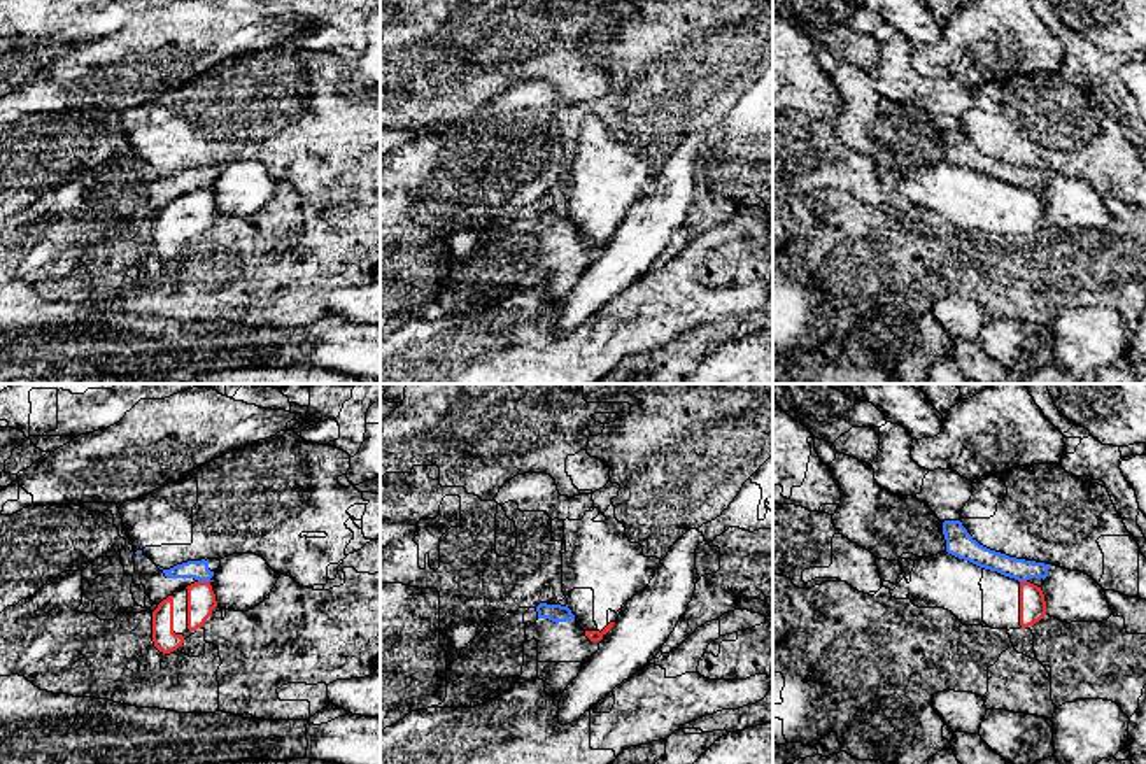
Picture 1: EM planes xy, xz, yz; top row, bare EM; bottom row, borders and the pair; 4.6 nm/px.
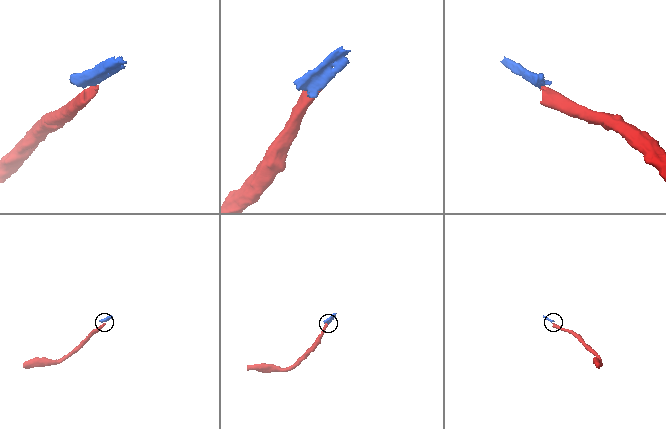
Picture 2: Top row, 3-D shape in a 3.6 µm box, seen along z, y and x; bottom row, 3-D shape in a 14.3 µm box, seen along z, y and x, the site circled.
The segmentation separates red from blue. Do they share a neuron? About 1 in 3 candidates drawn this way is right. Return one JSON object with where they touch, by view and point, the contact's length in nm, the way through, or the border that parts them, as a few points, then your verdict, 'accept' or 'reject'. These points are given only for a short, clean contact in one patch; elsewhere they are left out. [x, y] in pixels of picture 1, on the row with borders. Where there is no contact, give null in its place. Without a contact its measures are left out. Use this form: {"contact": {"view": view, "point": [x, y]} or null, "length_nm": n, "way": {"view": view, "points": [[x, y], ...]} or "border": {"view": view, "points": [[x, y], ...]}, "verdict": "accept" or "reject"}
{"contact": {"view": "xy", "point": [204, 582]}, "length_nm": 60, "border": {"view": "xy", "points": [[198, 580], [209, 582]]}, "verdict": "reject"}

